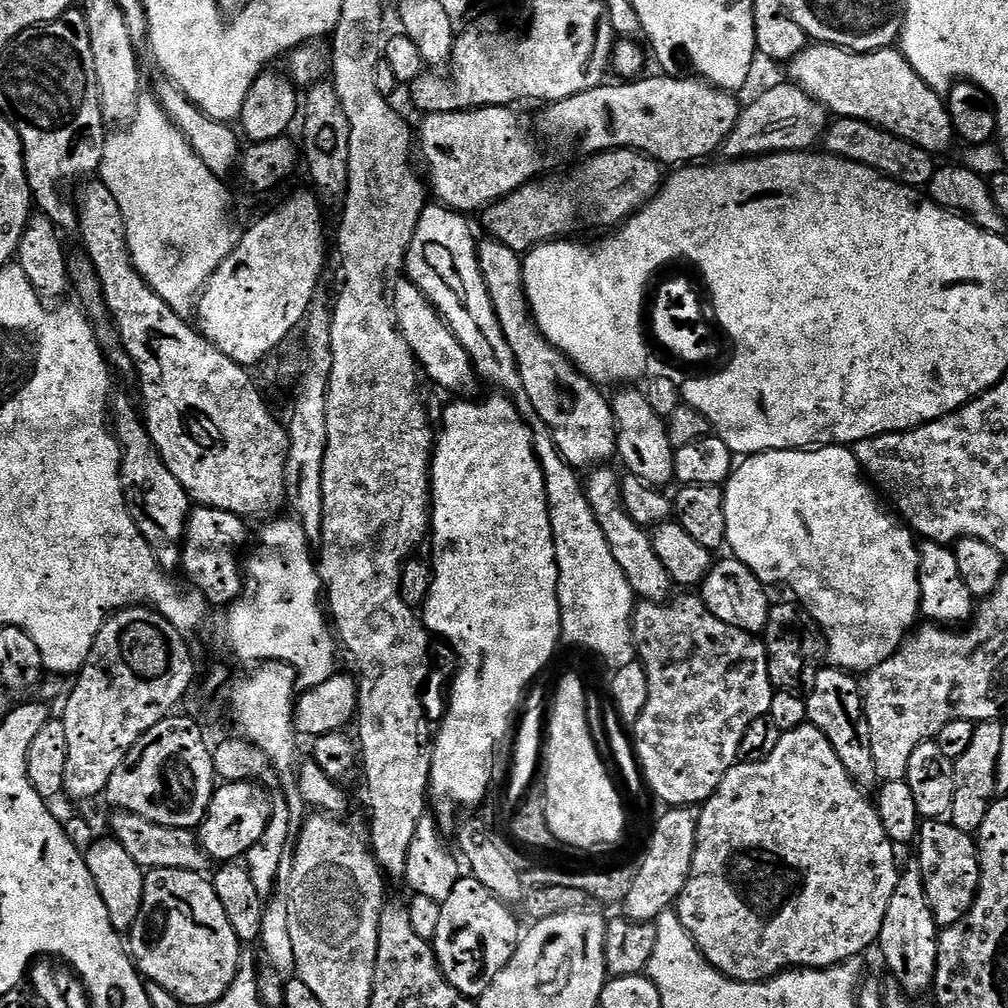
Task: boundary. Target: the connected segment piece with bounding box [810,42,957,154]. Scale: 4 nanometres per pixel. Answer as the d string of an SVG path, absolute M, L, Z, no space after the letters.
M819 42L813 43L810 48L810 56L812 52L812 85L810 91L812 97L816 99L819 104L827 108L833 117L839 118L845 116L846 118L858 118L862 122L870 122L874 126L878 126L882 130L886 130L890 134L894 134L898 138L906 138L906 142L914 142L914 146L922 146L922 150L931 152L933 154L941 154L940 152L948 152L952 148L952 140L957 139L956 131L952 128L950 122L950 114L948 113L948 106L945 97L925 82L922 78L918 78L918 74L914 70L914 66L910 66L910 62L906 62L903 52L899 47L893 46L890 48L883 48L877 52L849 52L846 48L835 48L832 44L822 44Z

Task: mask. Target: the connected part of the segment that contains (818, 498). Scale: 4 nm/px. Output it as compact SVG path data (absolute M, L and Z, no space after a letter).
M820 446L815 450L789 450L787 452L758 452L754 456L741 459L739 463L733 467L732 475L728 477L726 483L723 485L724 490L724 505L726 506L726 538L728 539L727 547L732 548L731 555L735 559L740 560L754 573L761 582L765 585L771 586L771 584L785 584L790 591L793 592L795 599L799 601L803 607L807 608L809 614L813 616L816 623L820 625L822 633L823 643L826 645L826 656L830 659L831 667L843 668L845 672L849 674L867 674L872 671L873 668L878 667L882 662L886 662L886 658L893 656L899 649L901 644L905 640L909 639L910 633L917 627L918 621L921 619L920 614L920 550L918 547L917 537L914 535L911 528L904 523L903 519L899 515L887 512L886 509L880 505L881 497L877 495L875 491L866 483L865 473L860 467L860 463L856 460L855 451L848 446Z

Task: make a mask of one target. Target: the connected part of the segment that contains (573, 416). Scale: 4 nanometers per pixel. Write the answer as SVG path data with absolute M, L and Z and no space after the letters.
M484 238L479 241L478 251L480 253L480 269L482 270L482 278L486 282L486 286L490 290L490 298L492 299L492 305L494 310L498 314L498 322L502 326L502 334L506 334L506 342L510 342L510 350L514 350L514 358L516 359L516 365L518 366L518 374L522 374L522 386L526 390L526 394L530 394L530 402L534 402L534 410L542 418L542 422L546 422L546 426L550 426L550 434L554 438L554 442L558 446L558 450L562 454L562 458L566 458L566 462L571 464L573 468L577 470L588 470L593 466L603 465L605 462L617 455L616 450L616 415L612 412L612 401L606 395L603 396L601 389L597 385L593 384L588 377L583 376L582 373L576 367L569 362L566 356L563 356L551 342L549 342L540 331L536 328L536 322L532 318L532 311L528 309L528 299L524 293L524 265L522 263L521 253L510 250L510 246L506 246L502 242L491 238Z

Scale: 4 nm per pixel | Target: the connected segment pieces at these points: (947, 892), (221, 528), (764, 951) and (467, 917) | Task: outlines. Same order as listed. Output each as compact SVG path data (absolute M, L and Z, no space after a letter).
M947 819L924 820L918 833L920 861L918 867L926 890L932 917L941 929L958 922L974 906L980 885L980 854L978 844L969 833L958 830Z
M193 507L188 514L188 529L180 550L180 568L188 575L187 583L200 588L199 595L212 604L233 604L242 592L242 568L236 565L236 552L248 540L248 528L241 517L217 508Z
M805 723L801 728L795 728L789 732L780 733L780 741L778 746L774 746L774 754L770 754L766 758L762 758L762 762L750 762L749 764L737 763L726 774L726 778L722 778L722 782L718 786L718 790L714 790L714 794L699 809L698 830L696 831L696 849L694 850L694 858L690 866L690 874L686 886L682 890L680 899L676 901L674 907L678 918L682 922L682 926L686 926L686 930L690 934L690 938L694 938L694 942L698 946L698 950L702 950L702 954L707 958L713 966L720 971L723 976L729 976L731 980L741 980L747 984L756 984L759 980L769 980L770 977L776 976L780 972L787 972L794 968L832 968L836 964L846 964L857 959L859 952L864 952L868 947L875 945L880 938L882 930L882 922L886 918L886 906L890 906L890 898L894 898L894 886L898 886L901 865L896 865L897 845L886 834L886 830L882 830L882 822L876 813L875 803L871 799L868 800L865 793L850 778L850 774L846 774L846 766L842 766L842 762L838 762L838 754L834 754L834 746L830 746L830 742L826 738L826 734L822 734L822 730L818 730L813 724Z
M461 878L454 886L454 890L450 890L450 898L446 898L440 905L438 934L434 947L438 966L442 970L446 982L450 982L450 986L454 986L454 990L458 990L464 996L478 998L488 989L490 982L494 982L494 978L498 978L498 974L504 969L506 962L510 962L514 950L520 945L522 935L522 927L520 928L520 924L512 912L515 911L497 896L490 894L490 890L486 890L486 886L482 886L482 882L477 880Z

